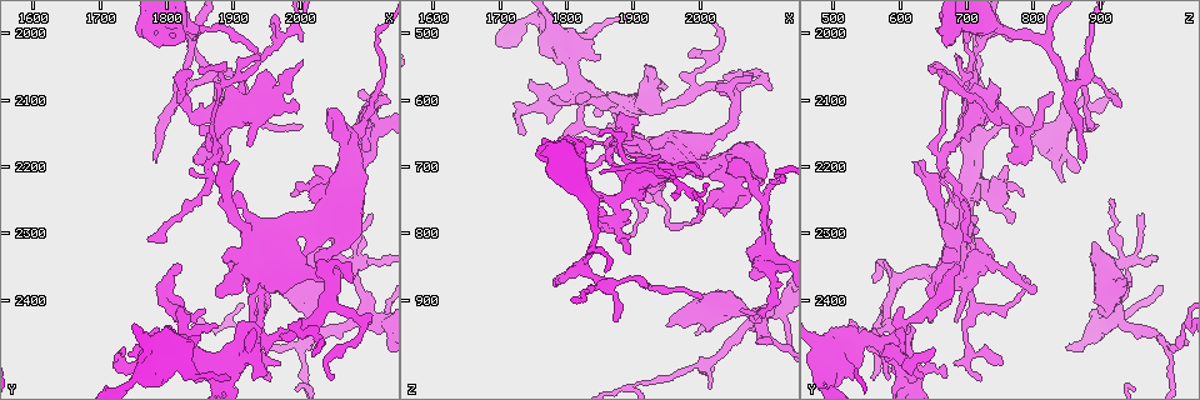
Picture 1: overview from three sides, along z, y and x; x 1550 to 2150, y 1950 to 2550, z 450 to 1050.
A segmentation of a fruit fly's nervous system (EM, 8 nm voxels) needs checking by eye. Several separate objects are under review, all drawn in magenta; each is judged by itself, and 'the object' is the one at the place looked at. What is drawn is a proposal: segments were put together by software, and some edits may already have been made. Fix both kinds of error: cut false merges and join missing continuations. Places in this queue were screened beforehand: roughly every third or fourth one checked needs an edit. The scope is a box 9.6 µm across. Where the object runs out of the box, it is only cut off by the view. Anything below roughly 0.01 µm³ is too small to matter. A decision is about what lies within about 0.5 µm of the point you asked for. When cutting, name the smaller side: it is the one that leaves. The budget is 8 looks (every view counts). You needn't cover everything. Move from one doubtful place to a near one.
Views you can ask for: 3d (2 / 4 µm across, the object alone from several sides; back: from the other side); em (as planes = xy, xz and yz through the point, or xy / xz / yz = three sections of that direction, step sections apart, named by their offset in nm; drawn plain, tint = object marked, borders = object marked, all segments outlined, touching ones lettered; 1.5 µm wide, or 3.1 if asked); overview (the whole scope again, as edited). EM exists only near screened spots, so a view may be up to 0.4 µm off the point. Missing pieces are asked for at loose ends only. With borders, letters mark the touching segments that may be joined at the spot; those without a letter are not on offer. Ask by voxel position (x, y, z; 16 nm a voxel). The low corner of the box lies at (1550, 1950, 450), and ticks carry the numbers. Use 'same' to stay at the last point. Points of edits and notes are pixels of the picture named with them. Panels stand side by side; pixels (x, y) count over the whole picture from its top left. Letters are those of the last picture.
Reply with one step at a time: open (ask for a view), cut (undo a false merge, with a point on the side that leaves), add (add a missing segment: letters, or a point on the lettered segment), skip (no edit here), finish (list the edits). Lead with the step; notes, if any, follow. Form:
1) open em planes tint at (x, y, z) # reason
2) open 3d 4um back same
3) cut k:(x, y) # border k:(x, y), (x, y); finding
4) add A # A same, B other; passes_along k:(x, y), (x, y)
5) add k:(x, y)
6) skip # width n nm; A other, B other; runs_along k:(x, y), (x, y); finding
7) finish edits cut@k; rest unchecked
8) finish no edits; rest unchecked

open em planes borders at (2025, 2195, 760) # stops while still wide

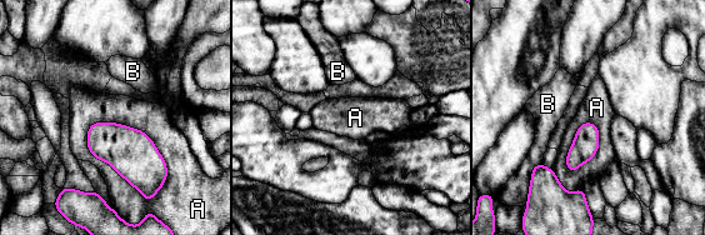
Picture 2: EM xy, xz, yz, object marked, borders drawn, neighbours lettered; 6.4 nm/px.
skip # longest_contact A 600 nm; A other, B other; border 2:(88, 128), (141, 130), (168, 170); none of them fits

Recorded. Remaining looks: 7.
open 3d 4um at (1780, 2190, 875) # thin end

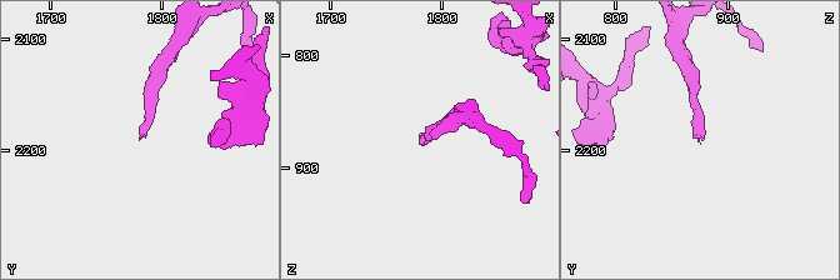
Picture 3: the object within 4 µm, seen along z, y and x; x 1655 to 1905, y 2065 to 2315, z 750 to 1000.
open em 3.1um xy step 8 borders at (1780, 2188, 880) # now the EM

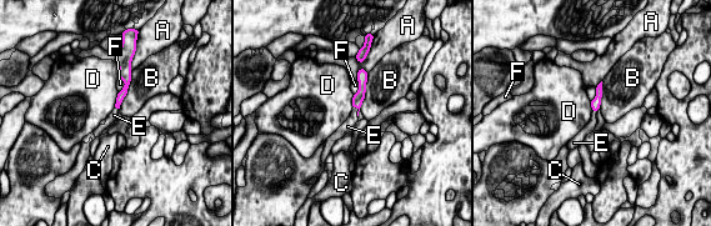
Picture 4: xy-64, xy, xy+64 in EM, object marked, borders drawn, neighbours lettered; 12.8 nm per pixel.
open em 3.1um planes borders same # cut it another way

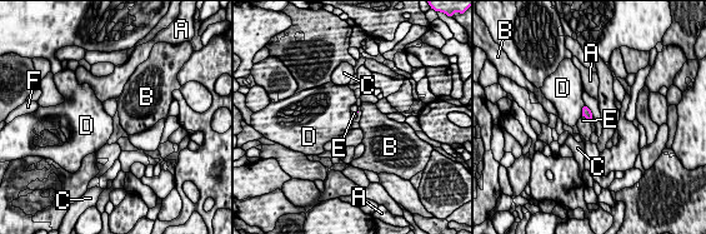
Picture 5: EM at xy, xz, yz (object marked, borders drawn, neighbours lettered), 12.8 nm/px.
add E # A other, B other, C other, D other, E same, F other; passes_along 5:(586, 111), (586, 118), (584, 125); it goes on there

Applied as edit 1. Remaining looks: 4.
open em planes borders at (1930, 2390, 655) # an open end

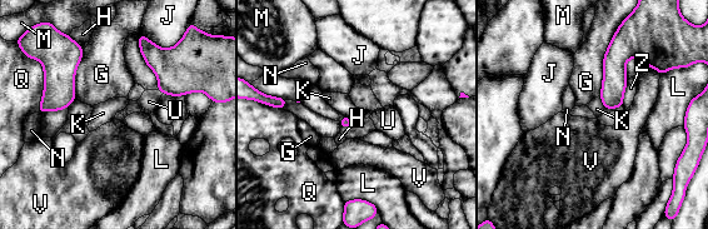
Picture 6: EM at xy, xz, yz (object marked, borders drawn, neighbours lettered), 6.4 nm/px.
skip # G other, H other, J other, K other, L other, M other, N other, Q other, U other, V other, Z other; border 6:(599, 96), (606, 108); none of them fits

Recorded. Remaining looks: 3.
finish edits add@5; rest unchecked

